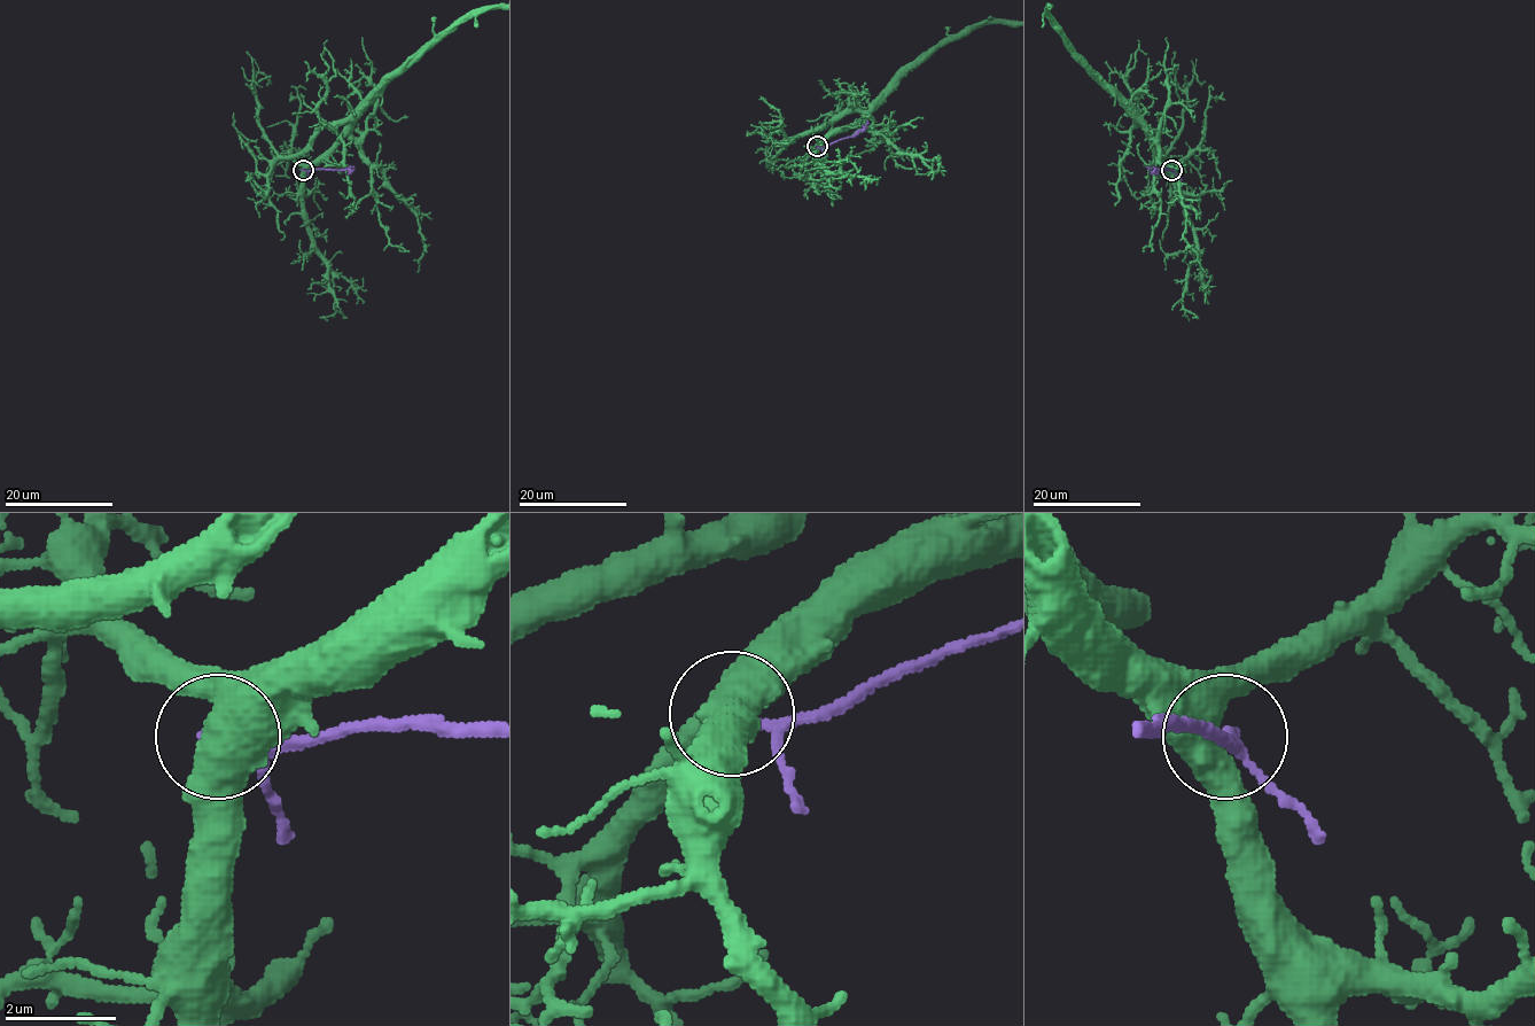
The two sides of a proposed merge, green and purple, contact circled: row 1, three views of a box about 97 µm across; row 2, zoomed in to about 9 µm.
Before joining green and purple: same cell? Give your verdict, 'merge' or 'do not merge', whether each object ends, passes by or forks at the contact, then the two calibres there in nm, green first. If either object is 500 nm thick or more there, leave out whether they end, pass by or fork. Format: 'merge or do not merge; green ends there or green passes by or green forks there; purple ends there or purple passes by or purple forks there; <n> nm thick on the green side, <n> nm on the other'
do not merge; green forks there; purple passes by; 480 nm thick on the green side, 140 nm on the other

